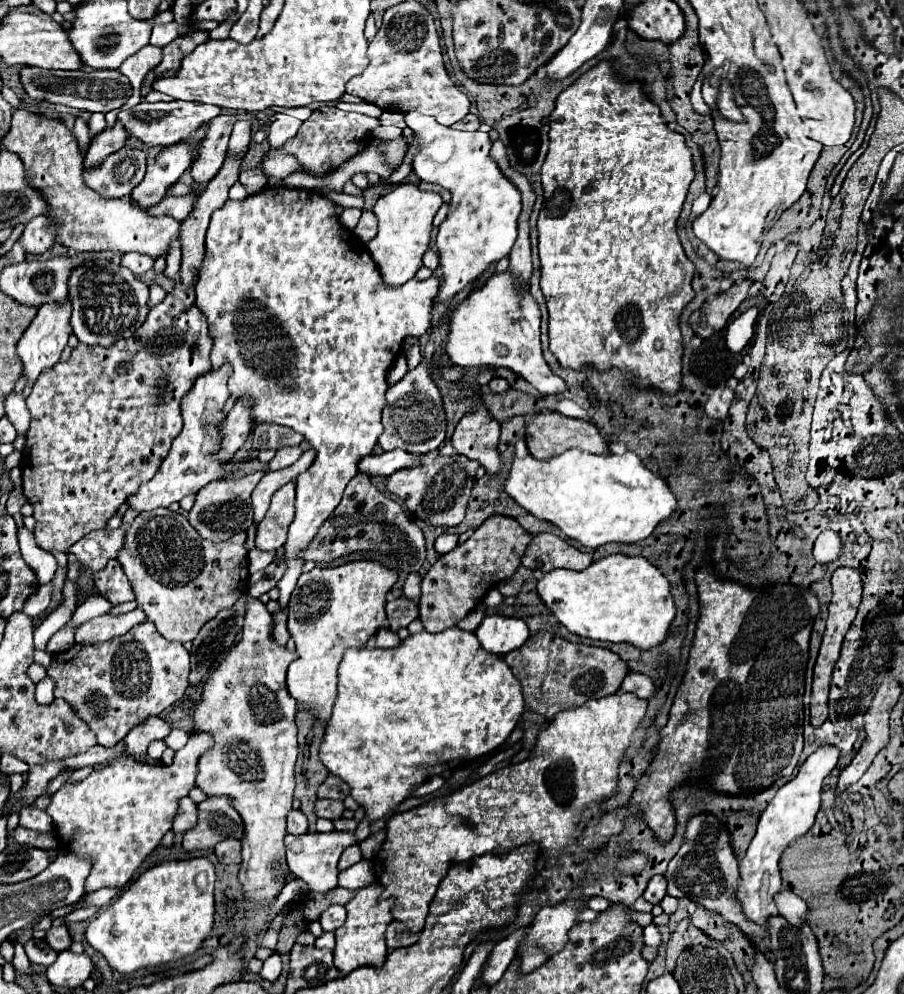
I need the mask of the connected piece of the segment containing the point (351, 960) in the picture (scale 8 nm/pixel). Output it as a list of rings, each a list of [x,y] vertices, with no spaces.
[[[374,881],[366,887],[354,889],[354,899],[350,899],[346,903],[346,923],[334,931],[336,935],[336,947],[334,947],[334,965],[338,967],[338,971],[342,975],[348,975],[350,971],[354,971],[356,967],[362,965],[382,965],[386,959],[386,941],[384,941],[384,931],[386,925],[392,921],[391,909],[394,906],[392,899],[381,900],[384,887],[382,883]]]

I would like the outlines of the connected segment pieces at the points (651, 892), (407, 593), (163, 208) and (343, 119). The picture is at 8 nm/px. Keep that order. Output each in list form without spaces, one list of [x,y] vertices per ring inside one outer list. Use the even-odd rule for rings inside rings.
[[[654,875],[648,881],[648,887],[644,889],[642,897],[654,905],[654,903],[660,903],[664,895],[666,895],[666,879],[664,879],[664,875]]]
[[[410,573],[408,579],[406,579],[406,583],[404,583],[402,597],[416,603],[416,601],[420,599],[420,581],[422,581],[422,579],[418,577],[418,573]]]
[[[190,195],[168,197],[168,199],[162,199],[158,205],[146,209],[146,213],[150,213],[150,215],[170,215],[176,221],[180,221],[182,217],[186,217],[186,213],[190,213],[190,205],[194,205],[194,197],[190,197]]]
[[[322,105],[312,111],[312,115],[302,123],[298,133],[286,141],[280,149],[298,159],[298,163],[310,173],[330,173],[350,161],[354,155],[362,153],[370,143],[370,131],[380,127],[378,117],[368,117],[360,113],[340,111],[336,105]]]

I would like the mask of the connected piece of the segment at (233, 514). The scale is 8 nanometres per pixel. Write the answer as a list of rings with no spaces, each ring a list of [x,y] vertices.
[[[256,471],[250,475],[244,475],[240,479],[222,479],[212,481],[206,487],[202,487],[196,495],[196,503],[188,513],[190,525],[210,541],[224,541],[230,539],[234,533],[246,531],[252,525],[252,507],[250,507],[250,493],[258,485],[258,481],[266,475],[266,471]]]

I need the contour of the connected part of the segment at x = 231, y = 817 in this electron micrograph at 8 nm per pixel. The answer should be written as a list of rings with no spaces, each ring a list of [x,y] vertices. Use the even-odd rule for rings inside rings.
[[[208,797],[198,803],[198,825],[184,835],[186,851],[200,851],[216,847],[220,841],[232,837],[242,839],[244,823],[228,797]]]

